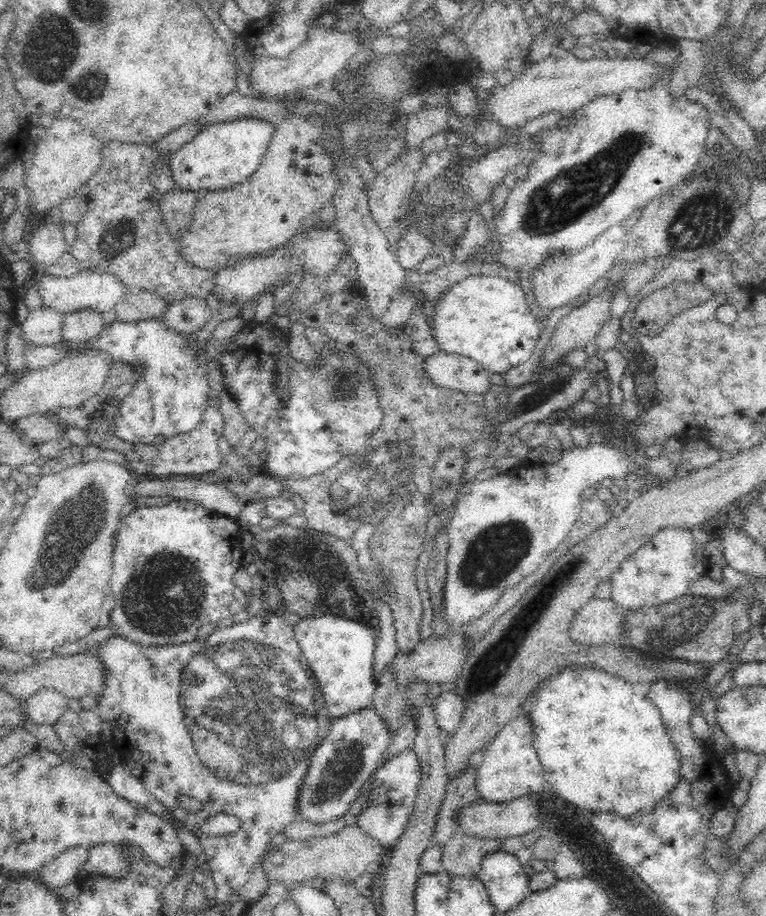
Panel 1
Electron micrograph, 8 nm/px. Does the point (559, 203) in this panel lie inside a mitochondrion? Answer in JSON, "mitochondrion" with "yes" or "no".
{"mitochondrion":"yes"}

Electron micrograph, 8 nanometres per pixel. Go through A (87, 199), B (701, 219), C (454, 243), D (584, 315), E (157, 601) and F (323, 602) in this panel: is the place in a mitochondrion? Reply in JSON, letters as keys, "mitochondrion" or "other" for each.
{"A":"other","B":"mitochondrion","C":"other","D":"other","E":"mitochondrion","F":"other"}

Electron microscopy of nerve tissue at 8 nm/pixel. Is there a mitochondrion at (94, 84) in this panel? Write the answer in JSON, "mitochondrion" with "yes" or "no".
{"mitochondrion":"yes"}

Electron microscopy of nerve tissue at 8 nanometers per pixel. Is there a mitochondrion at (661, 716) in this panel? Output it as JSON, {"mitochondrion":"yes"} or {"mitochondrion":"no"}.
{"mitochondrion":"no"}

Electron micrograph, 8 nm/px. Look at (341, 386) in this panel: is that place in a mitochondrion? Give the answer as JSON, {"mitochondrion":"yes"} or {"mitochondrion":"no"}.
{"mitochondrion":"yes"}

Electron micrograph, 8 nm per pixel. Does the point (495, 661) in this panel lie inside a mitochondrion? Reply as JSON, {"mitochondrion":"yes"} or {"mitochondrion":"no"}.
{"mitochondrion":"yes"}

